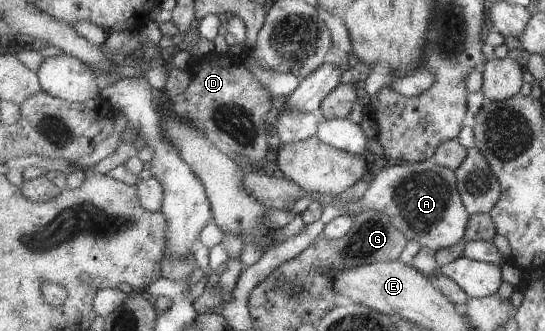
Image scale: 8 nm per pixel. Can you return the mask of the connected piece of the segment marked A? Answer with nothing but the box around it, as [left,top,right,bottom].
[361,158,471,252]

